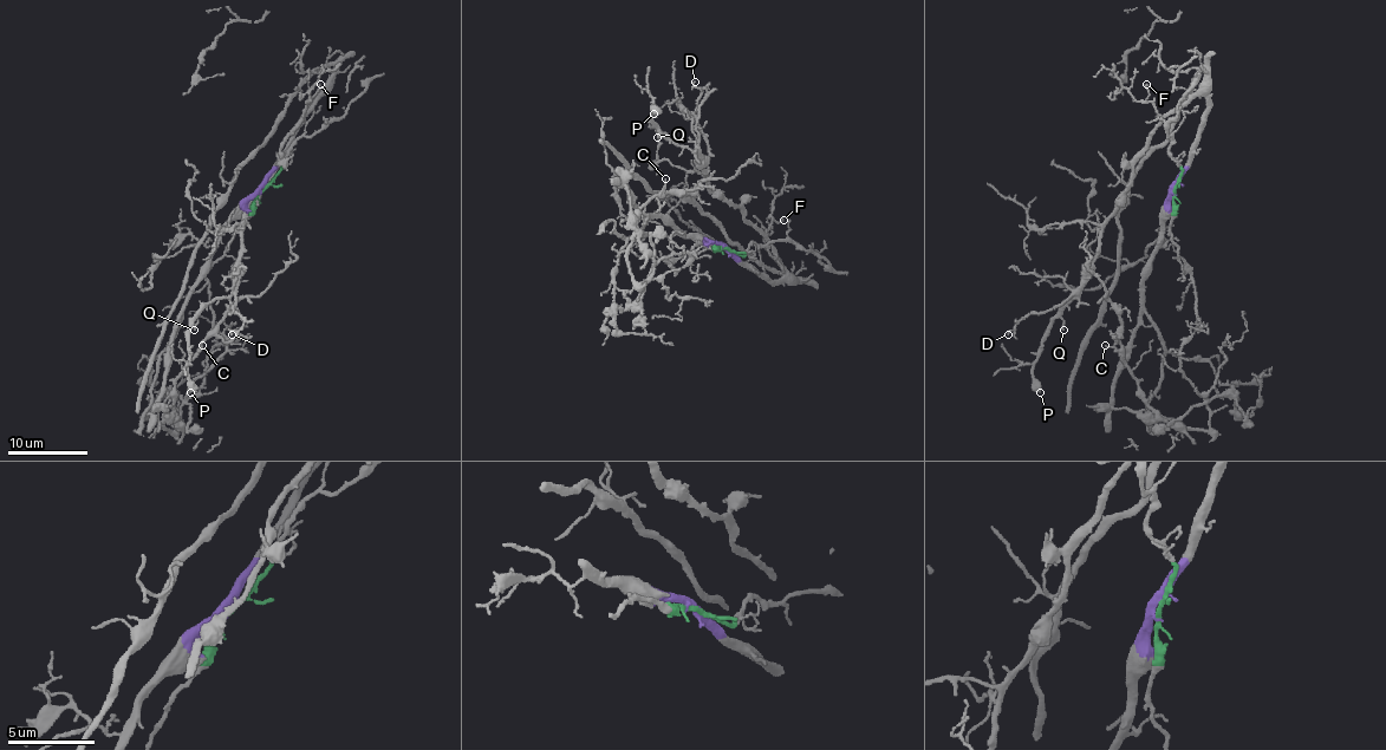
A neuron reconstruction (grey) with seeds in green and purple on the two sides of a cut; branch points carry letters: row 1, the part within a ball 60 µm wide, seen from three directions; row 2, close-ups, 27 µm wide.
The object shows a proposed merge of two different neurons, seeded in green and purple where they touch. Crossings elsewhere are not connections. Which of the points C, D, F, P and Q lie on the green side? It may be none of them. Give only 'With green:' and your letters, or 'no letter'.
With green: C

